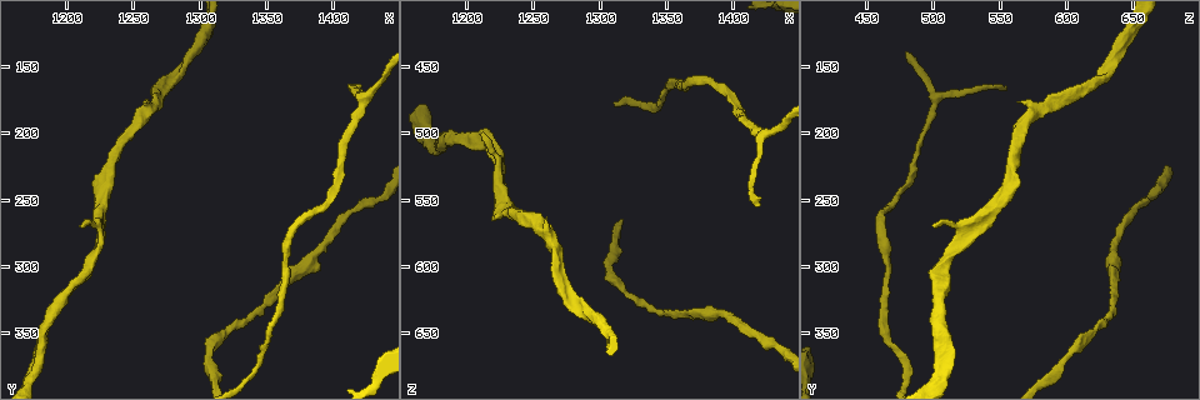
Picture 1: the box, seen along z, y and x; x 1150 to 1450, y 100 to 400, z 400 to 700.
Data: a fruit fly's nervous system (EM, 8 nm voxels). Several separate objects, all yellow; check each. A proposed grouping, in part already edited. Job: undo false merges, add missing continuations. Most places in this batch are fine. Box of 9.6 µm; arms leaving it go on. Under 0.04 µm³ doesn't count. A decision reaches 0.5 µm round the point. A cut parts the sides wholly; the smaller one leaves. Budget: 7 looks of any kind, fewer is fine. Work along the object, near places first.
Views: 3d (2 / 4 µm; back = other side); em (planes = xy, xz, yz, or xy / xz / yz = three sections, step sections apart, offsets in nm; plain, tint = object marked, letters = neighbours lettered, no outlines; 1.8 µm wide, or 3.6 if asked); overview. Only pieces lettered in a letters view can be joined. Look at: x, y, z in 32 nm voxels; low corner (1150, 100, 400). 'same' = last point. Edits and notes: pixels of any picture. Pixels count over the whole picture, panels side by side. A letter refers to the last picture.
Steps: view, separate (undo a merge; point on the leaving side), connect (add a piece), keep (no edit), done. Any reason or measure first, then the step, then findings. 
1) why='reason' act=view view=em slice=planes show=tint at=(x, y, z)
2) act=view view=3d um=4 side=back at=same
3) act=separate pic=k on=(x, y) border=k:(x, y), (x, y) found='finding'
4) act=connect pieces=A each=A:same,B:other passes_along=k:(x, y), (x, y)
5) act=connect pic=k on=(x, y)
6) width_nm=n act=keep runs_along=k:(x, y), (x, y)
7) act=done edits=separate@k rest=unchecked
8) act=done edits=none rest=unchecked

why='free end' act=view view=3d um=2 at=(1176, 366, 518)

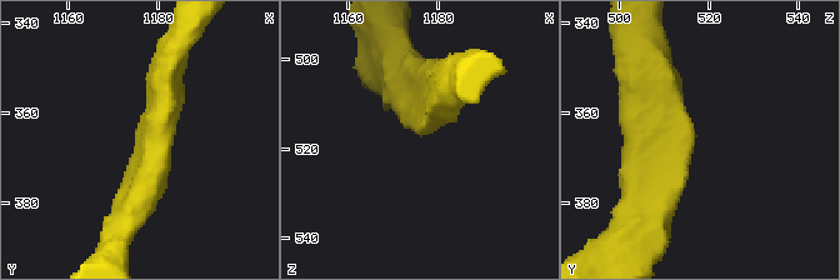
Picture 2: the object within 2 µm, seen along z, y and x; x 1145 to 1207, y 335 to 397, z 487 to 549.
arm_widths_nm=220,260 why='now the EM' act=view view=em slice=xz step=16 show=letters at=(1175, 364, 517)

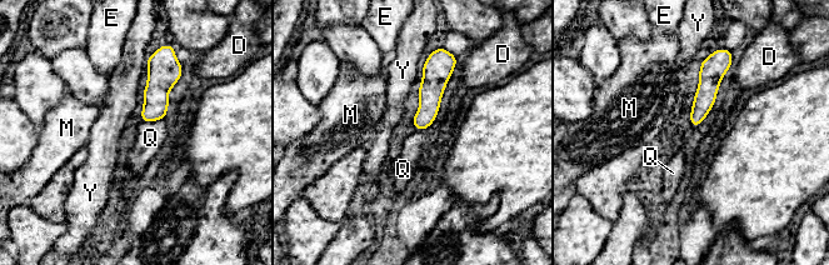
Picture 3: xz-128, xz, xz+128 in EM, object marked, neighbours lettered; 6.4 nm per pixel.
longest_contact=Q:150nm act=keep each=D:other,E:other,M:other,Q:other,Y:other border=3:(164, 119), (141, 121) found='no lettered piece goes on from it'

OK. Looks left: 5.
why='branch stops here' act=view view=3d um=2 at=(1222, 236, 568)

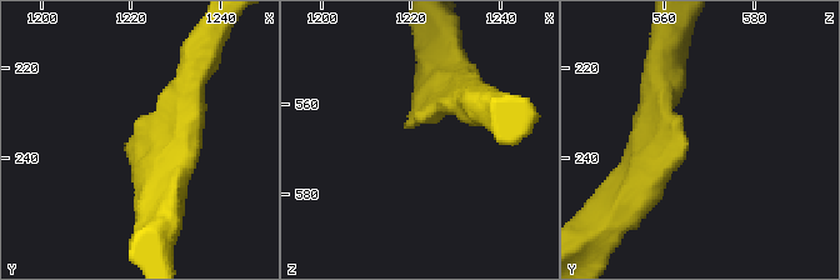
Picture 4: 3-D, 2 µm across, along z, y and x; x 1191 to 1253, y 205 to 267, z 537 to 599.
why='now the EM' act=view view=em slice=xy step=4 show=letters at=(1220, 237, 566)

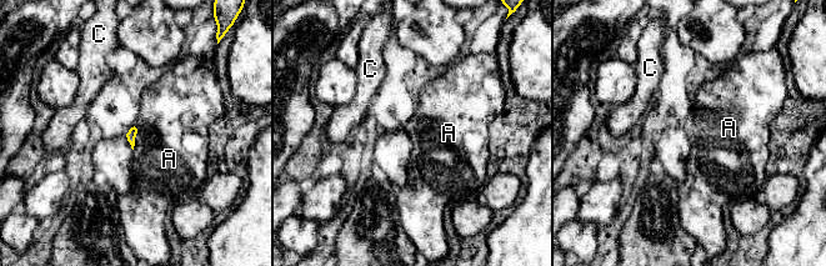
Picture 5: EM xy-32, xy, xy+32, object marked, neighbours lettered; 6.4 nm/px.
why='another direction' act=view view=em slice=planes show=letters at=same

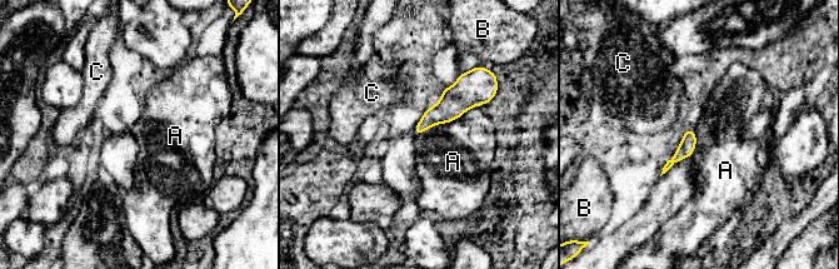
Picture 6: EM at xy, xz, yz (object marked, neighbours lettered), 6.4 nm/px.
act=keep each=A:other,B:other,C:other border=6:(480, 105), (415, 137) found='none of them fits'

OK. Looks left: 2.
why='free end' act=view view=3d um=4 at=(1212, 272, 500)

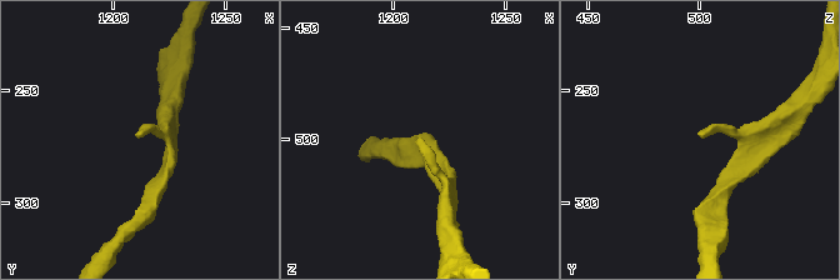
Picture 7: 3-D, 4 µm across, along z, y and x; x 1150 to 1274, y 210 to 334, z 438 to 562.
why='shape alone is not enough' act=view view=em slice=planes show=letters at=(1212, 271, 500)

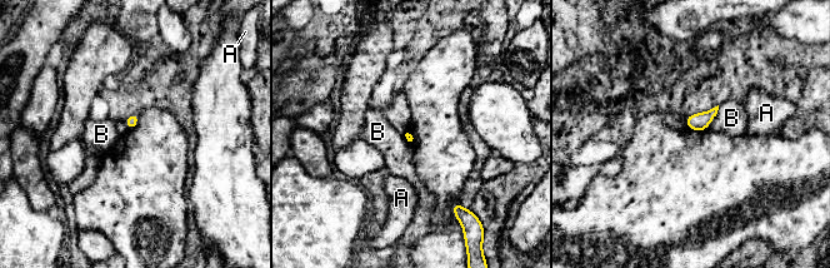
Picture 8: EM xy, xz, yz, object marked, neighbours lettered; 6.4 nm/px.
act=keep each=A:other,B:other border=8:(719, 105), (715, 118), (706, 128) found='no lettered piece goes on from it'

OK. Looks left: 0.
act=done edits=none rest=unchecked

